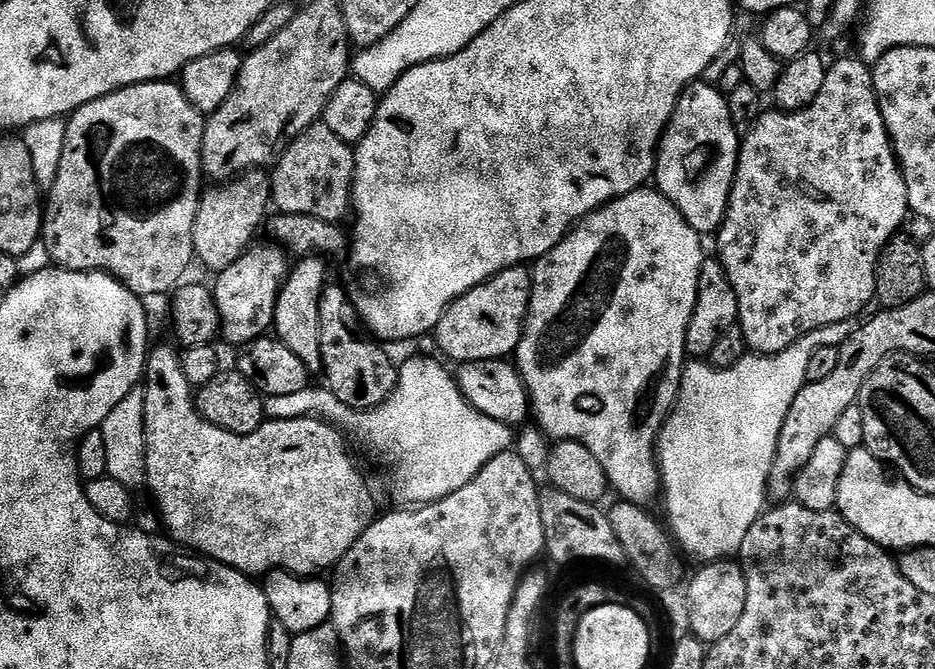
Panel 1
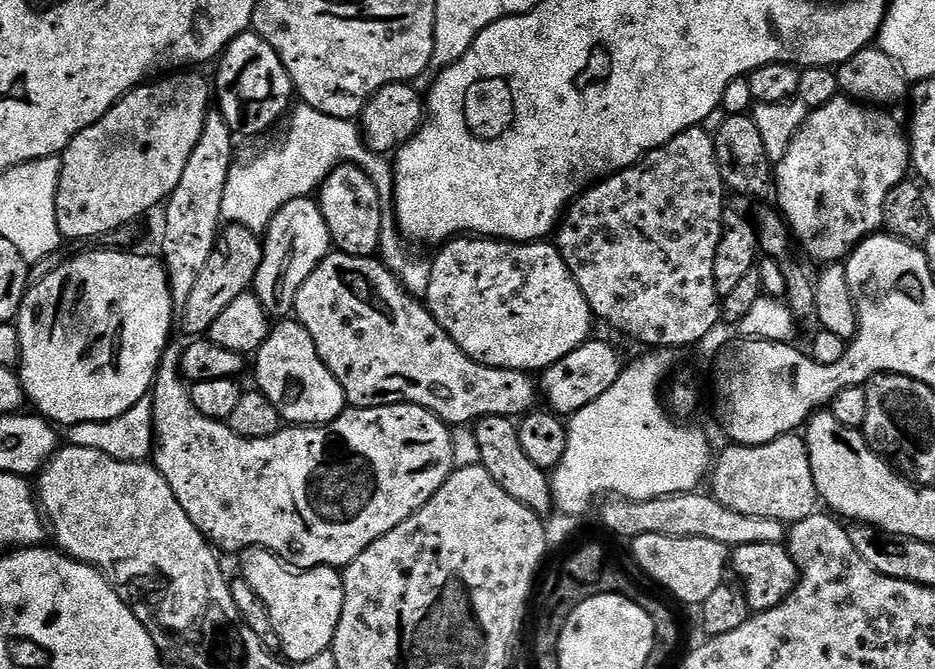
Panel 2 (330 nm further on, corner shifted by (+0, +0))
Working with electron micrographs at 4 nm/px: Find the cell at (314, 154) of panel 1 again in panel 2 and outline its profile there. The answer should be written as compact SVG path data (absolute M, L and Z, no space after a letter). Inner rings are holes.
M341 164L335 168L318 189L318 203L326 218L333 245L347 256L375 257L381 251L386 235L382 198L374 182L354 164Z

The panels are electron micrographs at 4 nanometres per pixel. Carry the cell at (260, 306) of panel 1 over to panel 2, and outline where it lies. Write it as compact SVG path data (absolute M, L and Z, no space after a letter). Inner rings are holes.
M303 196L288 202L272 219L263 237L264 253L258 266L254 291L269 317L288 318L293 315L302 284L333 251L332 235L326 226L319 203Z

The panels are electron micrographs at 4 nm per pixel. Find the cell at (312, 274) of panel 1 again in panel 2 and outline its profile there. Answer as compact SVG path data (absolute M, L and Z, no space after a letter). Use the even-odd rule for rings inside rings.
M284 318L279 321L280 324L271 329L266 338L266 342L260 351L255 353L256 360L256 384L255 387L266 398L270 398L270 402L274 402L274 406L278 410L281 421L287 422L292 426L330 426L334 421L346 411L346 401L344 391L338 382L338 378L334 378L334 374L330 374L330 370L326 366L326 362L322 362L322 358L318 354L318 346L314 342L314 338L302 327L300 321L295 318Z

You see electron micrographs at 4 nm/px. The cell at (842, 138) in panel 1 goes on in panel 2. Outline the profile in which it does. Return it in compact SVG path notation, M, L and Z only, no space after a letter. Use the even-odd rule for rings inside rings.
M841 94L836 96L826 106L811 109L808 113L808 121L800 129L800 133L790 142L790 150L786 150L786 158L782 158L774 168L774 200L777 200L778 211L784 217L791 235L804 243L804 248L816 260L823 262L840 262L851 253L852 249L868 236L877 235L884 228L884 207L888 204L890 190L903 182L910 172L910 140L900 129L900 124L892 116L887 116L887 111L881 110L876 106L869 106L864 102L857 102L848 96Z

